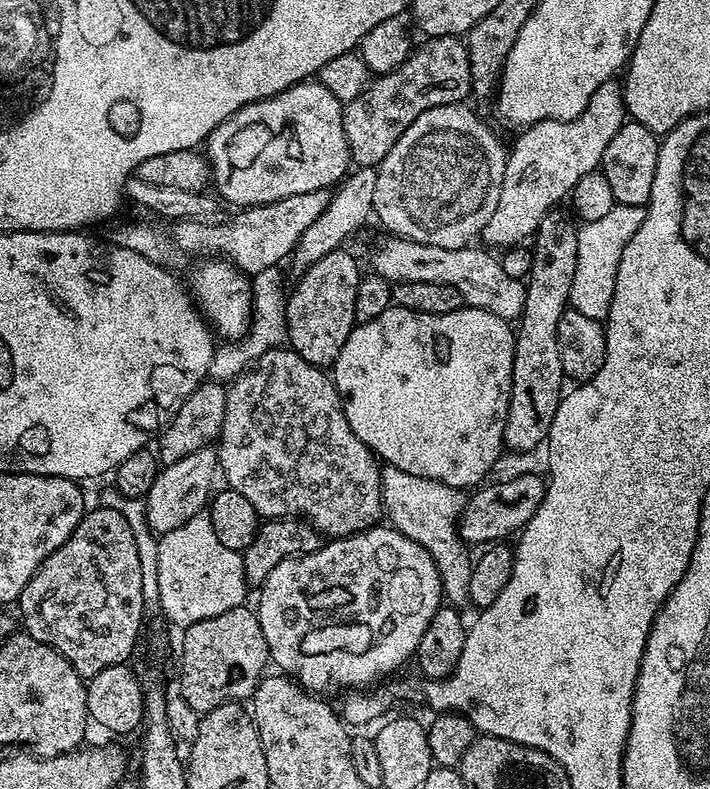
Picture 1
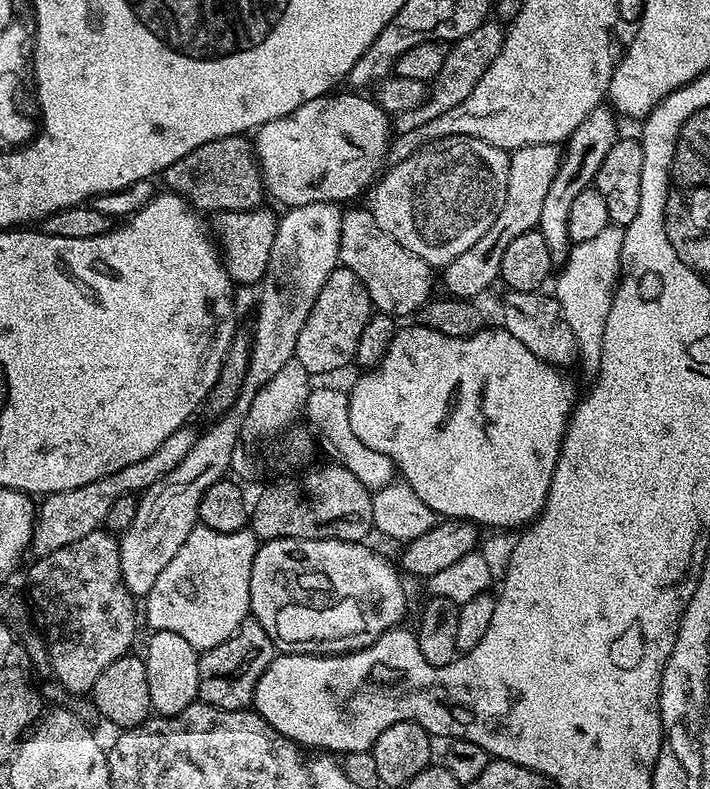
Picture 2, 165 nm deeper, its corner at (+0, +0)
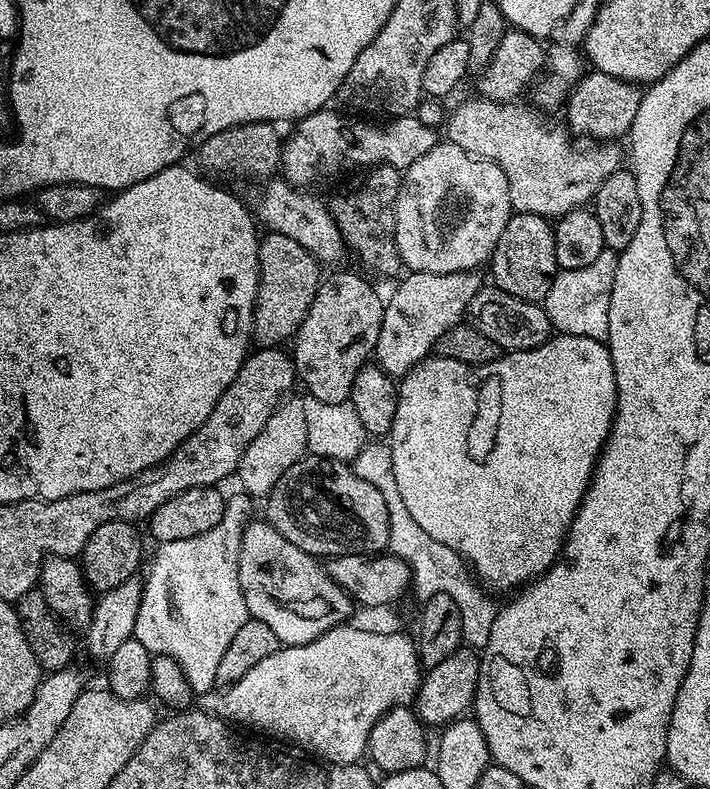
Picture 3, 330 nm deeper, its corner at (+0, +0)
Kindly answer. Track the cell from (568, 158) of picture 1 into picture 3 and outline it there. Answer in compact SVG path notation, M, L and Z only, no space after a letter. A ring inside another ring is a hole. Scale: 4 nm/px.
M476 270L450 274L408 272L384 305L382 330L374 353L375 363L393 378L403 378L418 362L433 355L438 338L465 319L474 294L478 294L482 286L480 274Z

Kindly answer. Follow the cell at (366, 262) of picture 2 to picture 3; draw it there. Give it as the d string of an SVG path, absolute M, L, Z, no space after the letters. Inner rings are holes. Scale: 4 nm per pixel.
M272 178L260 192L260 201L254 204L254 216L267 231L286 234L286 238L294 238L298 246L306 246L315 260L321 265L336 264L346 256L344 235L332 217L329 205L324 204L311 191L295 187L283 178Z

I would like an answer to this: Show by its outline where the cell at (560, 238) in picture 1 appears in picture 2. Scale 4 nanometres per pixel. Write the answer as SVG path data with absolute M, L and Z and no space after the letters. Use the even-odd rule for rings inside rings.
M601 106L590 110L588 117L574 130L574 134L568 136L563 145L554 182L550 182L550 190L546 190L546 198L542 198L542 218L538 225L542 238L546 238L546 250L550 254L553 265L563 265L569 255L570 205L574 203L574 198L578 198L578 194L582 194L582 190L593 187L606 154L610 154L610 146L614 146L617 142L616 120L618 121L617 113L611 107Z

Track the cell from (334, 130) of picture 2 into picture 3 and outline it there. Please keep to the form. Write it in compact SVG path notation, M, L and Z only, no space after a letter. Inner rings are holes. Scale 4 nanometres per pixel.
M321 110L304 117L303 120L295 121L292 137L283 141L283 159L282 176L289 184L303 188L311 189L311 184L320 184L323 180L328 180L331 176L336 176L340 168L349 164L352 168L361 168L367 170L378 164L389 164L401 170L408 168L422 154L430 154L430 150L438 143L436 132L424 120L419 120L419 115L409 114L406 116L395 117L385 128L379 128L376 124L367 124L367 119L356 118L360 120L351 120L348 116L343 116L340 112L328 112L332 110Z

